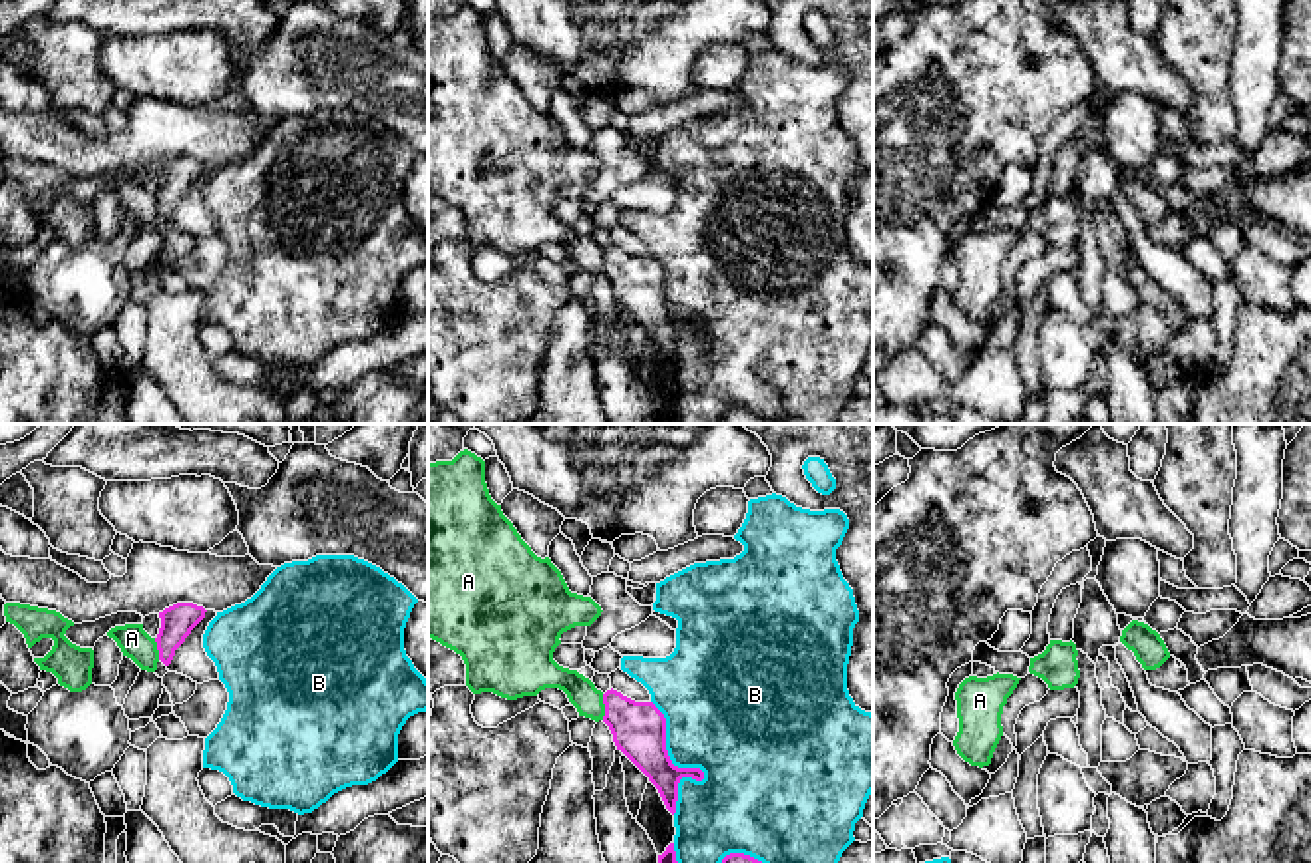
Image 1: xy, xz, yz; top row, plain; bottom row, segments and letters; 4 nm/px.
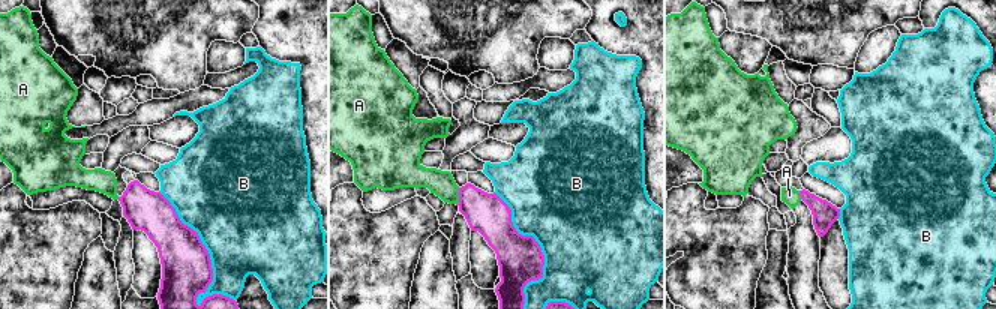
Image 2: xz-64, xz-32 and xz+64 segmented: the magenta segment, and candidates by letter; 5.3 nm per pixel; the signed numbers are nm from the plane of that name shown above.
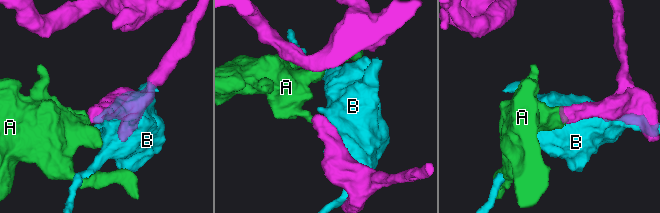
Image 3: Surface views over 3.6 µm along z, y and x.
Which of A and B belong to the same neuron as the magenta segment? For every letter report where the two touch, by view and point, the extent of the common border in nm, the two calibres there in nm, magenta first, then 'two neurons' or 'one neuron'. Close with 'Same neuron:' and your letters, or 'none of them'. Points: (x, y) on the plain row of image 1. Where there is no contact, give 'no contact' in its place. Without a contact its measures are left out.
A: contact xz (605, 261); length 100 nm; calibres 220 and 120 nm; two neurons
B: contact xz (689, 323); length 480 nm; calibres 220 and 460 nm; two neurons
Same neuron: none of them

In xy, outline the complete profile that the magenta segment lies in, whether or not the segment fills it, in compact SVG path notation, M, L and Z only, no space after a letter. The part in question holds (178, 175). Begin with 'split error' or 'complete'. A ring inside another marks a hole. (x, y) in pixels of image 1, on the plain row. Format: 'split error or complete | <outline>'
complete | M177 157L159 167L161 183L155 193L159 215L169 221L175 205L185 197L191 185L205 173L205 163L193 157Z

